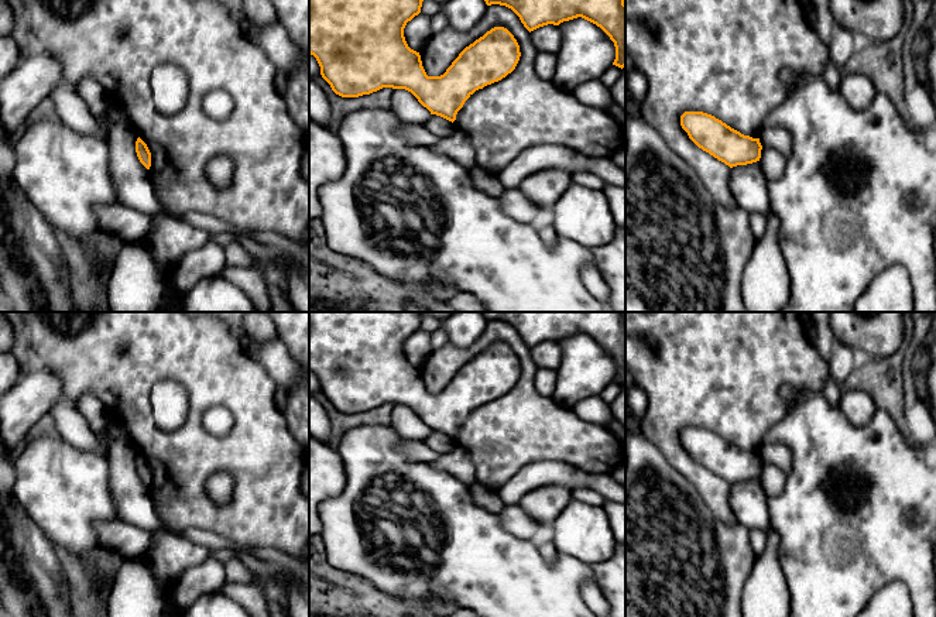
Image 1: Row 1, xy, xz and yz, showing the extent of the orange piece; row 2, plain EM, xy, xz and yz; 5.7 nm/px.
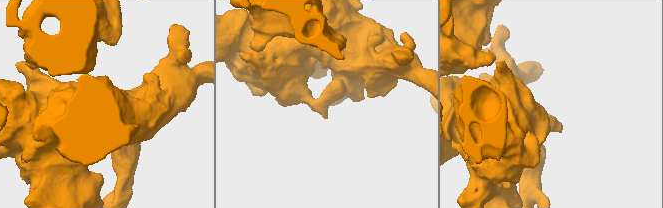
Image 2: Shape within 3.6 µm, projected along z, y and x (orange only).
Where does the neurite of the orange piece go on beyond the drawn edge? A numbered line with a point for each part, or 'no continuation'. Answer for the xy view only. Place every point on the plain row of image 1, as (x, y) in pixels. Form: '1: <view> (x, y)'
no continuation

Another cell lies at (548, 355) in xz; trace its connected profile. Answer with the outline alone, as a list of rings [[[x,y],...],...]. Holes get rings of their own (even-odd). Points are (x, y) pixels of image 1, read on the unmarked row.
[[[548,340],[529,349],[531,357],[539,370],[558,371],[562,361],[562,347],[558,342]]]

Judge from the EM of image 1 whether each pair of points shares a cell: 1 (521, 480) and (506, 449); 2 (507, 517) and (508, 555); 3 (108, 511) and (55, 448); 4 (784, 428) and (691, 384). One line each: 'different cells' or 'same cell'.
1: different cells
2: different cells
3: same cell
4: different cells

